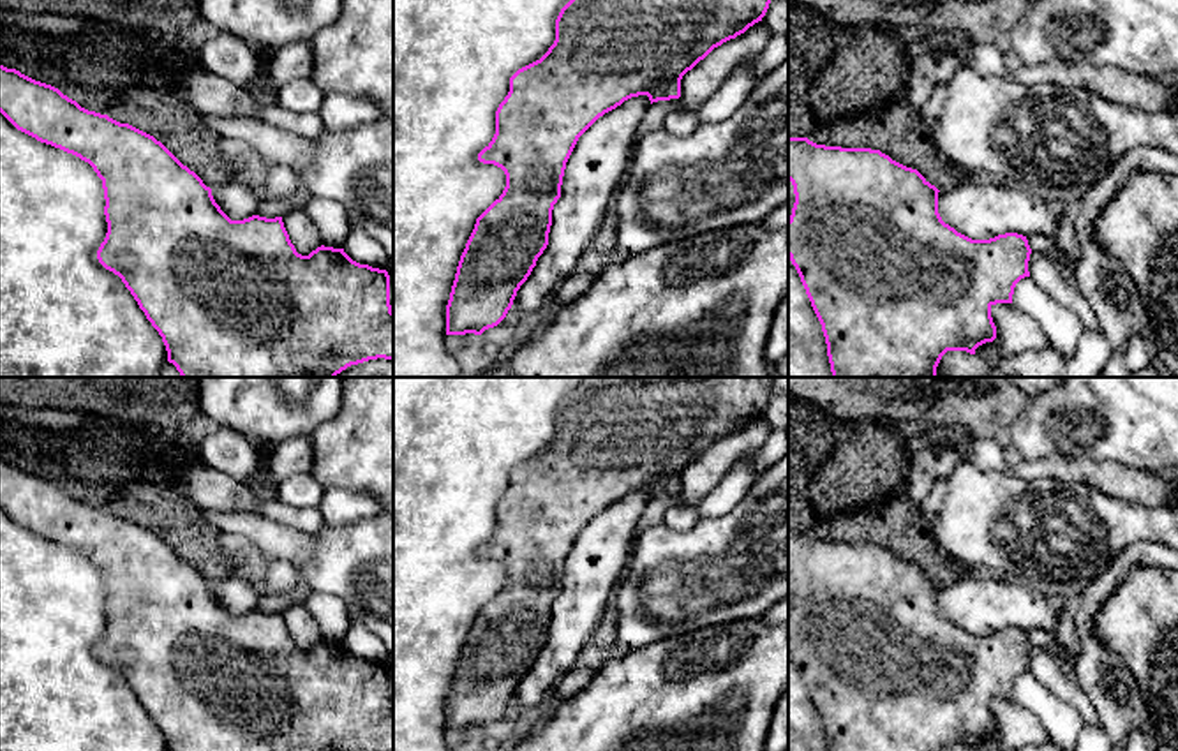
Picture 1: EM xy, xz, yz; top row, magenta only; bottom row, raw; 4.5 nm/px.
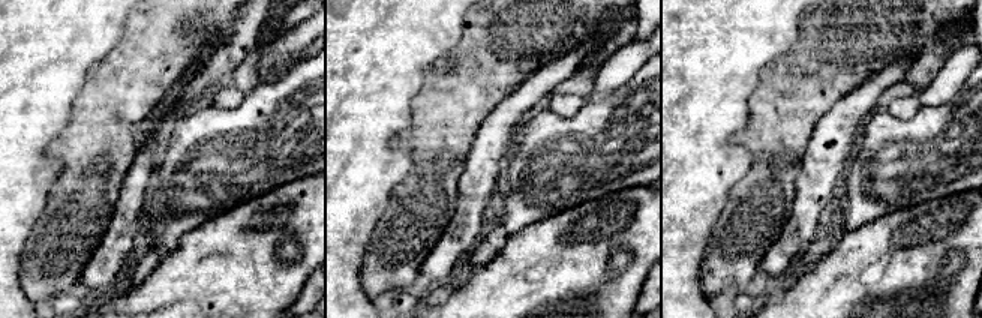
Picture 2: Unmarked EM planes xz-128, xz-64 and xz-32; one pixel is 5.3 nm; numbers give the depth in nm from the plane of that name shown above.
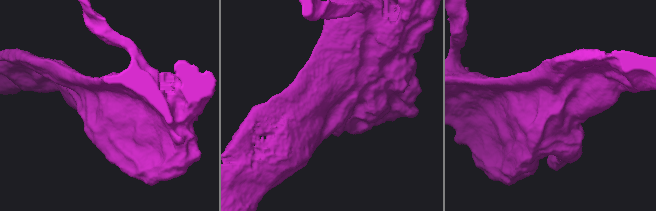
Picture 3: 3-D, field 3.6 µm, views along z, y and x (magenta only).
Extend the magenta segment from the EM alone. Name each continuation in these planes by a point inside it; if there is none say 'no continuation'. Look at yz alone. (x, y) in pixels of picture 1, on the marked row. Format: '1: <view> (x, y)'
no continuation

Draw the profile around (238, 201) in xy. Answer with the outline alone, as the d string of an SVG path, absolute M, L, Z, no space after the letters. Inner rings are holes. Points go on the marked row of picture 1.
M238 182L212 189L212 196L231 220L243 220L256 215L259 203L263 201L252 189Z

